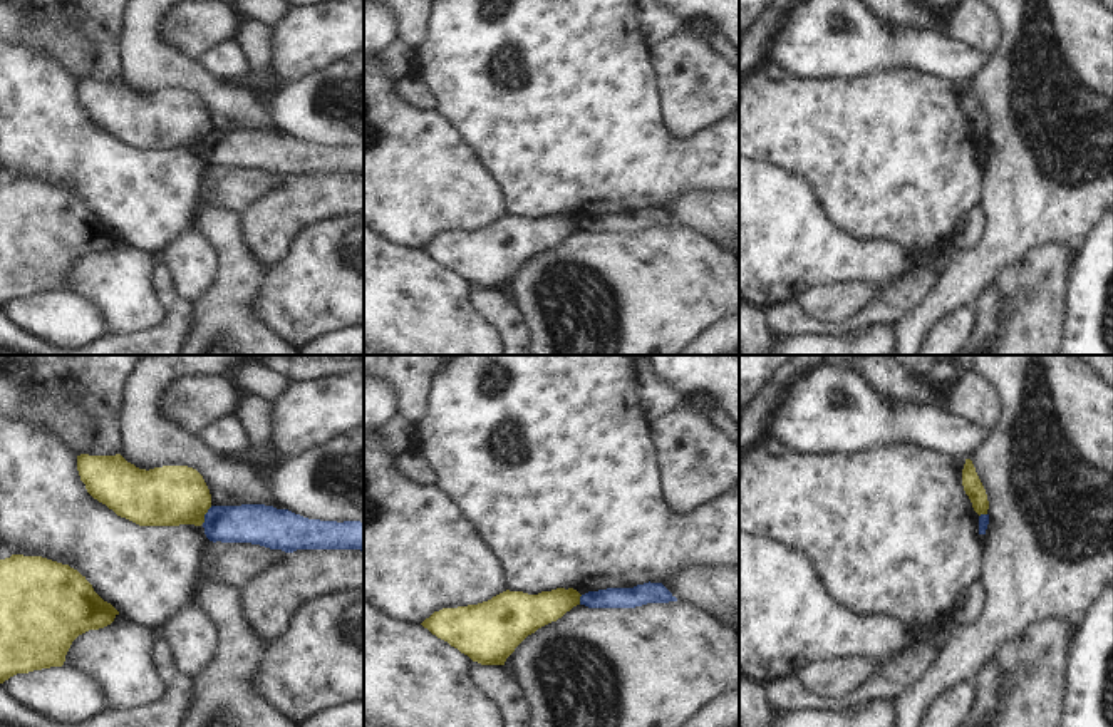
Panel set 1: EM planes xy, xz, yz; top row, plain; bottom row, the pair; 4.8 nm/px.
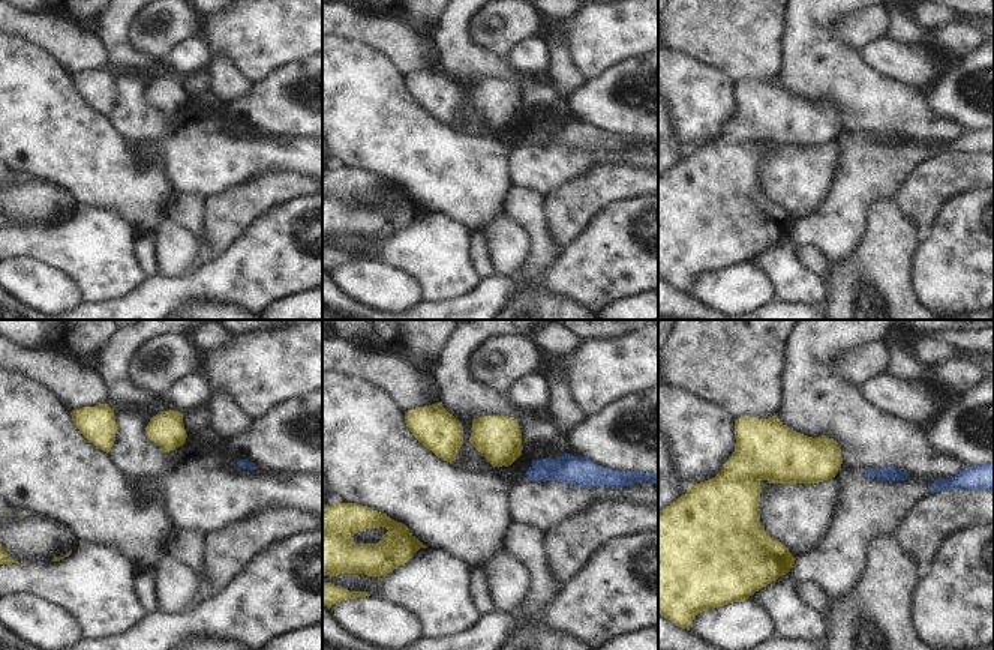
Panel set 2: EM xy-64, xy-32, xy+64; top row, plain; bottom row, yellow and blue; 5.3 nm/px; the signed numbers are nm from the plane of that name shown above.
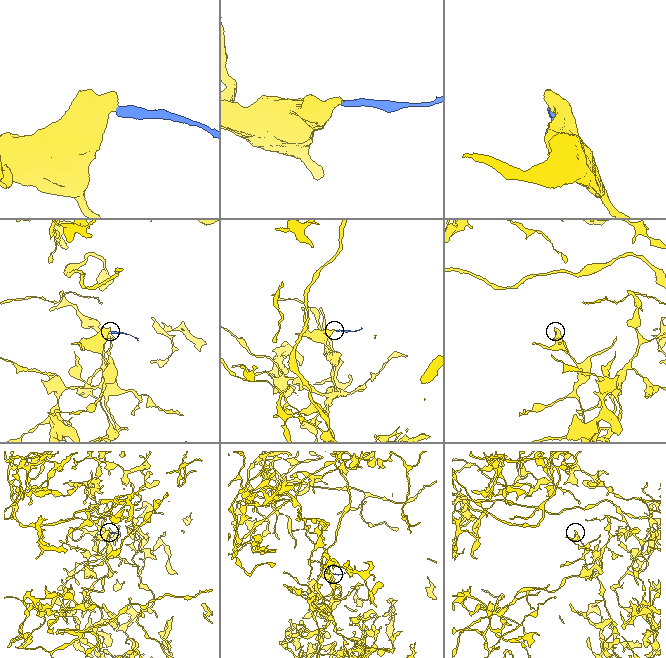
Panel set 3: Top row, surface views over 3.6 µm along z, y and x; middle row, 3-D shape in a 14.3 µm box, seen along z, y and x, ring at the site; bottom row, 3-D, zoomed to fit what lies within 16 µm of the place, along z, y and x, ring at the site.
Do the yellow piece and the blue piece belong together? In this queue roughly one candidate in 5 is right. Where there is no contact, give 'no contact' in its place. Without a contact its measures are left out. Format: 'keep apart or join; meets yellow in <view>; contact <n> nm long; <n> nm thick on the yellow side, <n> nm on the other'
keep apart; meets yellow in xy; contact 100 nm long; 280 nm thick on the yellow side, 190 nm on the other

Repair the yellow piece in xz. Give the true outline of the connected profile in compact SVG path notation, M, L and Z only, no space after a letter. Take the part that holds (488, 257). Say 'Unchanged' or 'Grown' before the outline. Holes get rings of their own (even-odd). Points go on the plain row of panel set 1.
Unchanged. M573 213L538 219L506 214L478 229L434 236L421 250L473 286L505 290L528 260L580 229L580 221Z

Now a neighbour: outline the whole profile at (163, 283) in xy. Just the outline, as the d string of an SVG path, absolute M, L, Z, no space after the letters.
M154 263L154 273L151 283L158 295L158 300L163 303L168 313L184 308L184 303L174 288L174 281L168 268L163 266L161 263Z

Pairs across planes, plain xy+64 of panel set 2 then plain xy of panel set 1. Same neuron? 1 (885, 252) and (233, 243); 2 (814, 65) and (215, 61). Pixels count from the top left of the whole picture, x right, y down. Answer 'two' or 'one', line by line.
1: one
2: two

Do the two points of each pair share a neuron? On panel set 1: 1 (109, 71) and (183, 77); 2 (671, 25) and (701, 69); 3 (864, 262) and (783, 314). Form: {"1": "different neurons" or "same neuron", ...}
{"1": "different neurons", "2": "different neurons", "3": "different neurons"}

